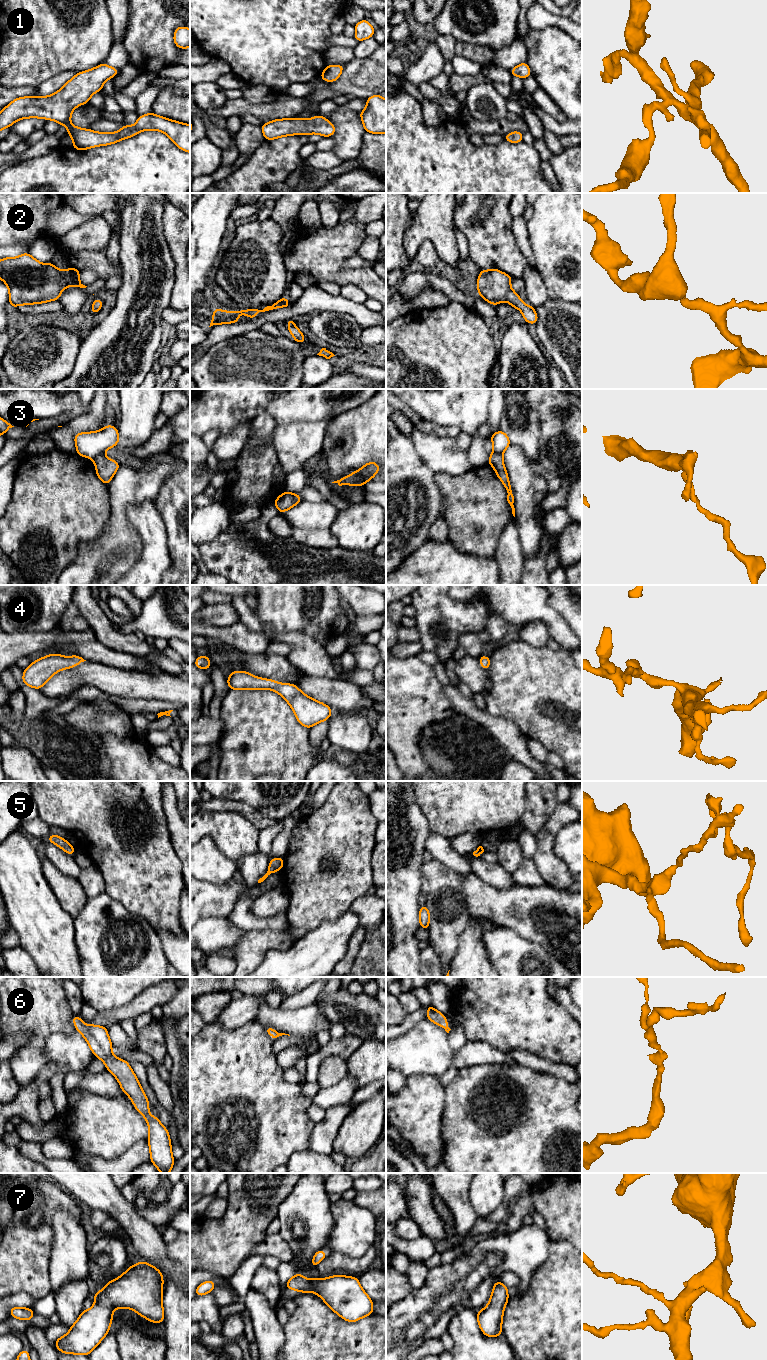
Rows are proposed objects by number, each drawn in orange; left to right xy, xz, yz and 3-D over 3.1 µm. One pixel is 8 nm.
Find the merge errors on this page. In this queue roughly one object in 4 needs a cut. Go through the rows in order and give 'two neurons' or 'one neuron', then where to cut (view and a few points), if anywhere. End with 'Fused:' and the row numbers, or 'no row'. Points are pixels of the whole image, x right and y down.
1: one neuron; cut none
2: one neuron; cut none
3: two neurons; cut xz (292, 494), (295, 504)
4: one neuron; cut none
5: one neuron; cut none
6: one neuron; cut none
7: one neuron; cut none
Fused: 3

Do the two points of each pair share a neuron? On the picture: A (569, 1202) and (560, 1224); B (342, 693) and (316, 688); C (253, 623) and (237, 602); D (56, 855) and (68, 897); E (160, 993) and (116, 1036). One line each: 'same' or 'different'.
A: same
B: same
C: same
D: different
E: different

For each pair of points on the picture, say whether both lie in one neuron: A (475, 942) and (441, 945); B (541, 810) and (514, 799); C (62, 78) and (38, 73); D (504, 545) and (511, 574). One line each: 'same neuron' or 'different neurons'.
A: different neurons
B: different neurons
C: different neurons
D: same neuron

